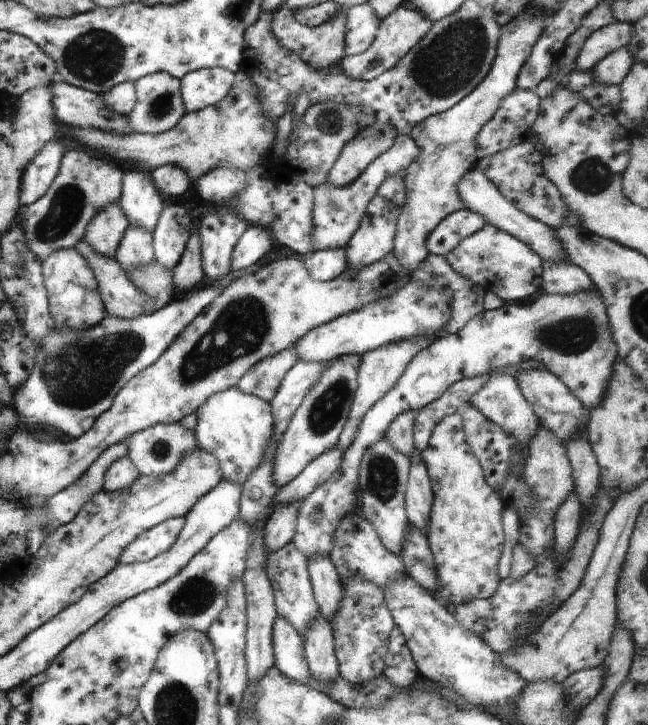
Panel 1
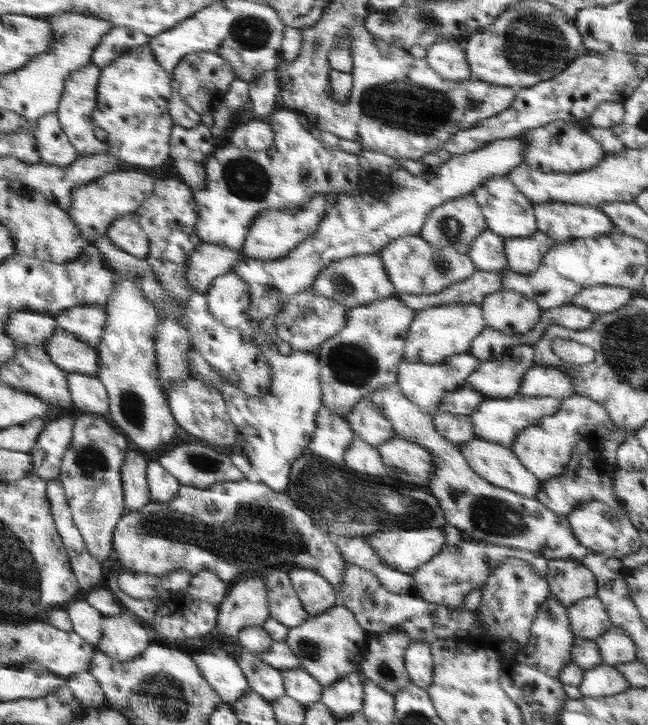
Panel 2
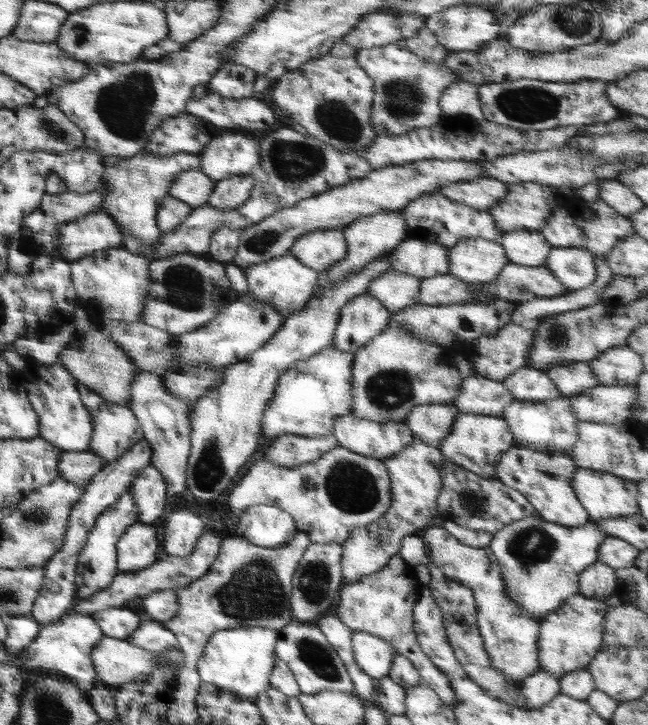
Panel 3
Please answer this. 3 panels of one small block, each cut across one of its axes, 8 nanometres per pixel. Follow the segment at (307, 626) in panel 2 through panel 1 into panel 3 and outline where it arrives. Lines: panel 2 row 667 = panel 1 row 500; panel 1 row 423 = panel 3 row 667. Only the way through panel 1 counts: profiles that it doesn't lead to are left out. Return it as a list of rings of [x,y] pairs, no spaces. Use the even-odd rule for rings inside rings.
[[[353,631],[354,659],[365,674],[376,680],[389,677],[395,655],[399,654],[388,641],[363,631]]]

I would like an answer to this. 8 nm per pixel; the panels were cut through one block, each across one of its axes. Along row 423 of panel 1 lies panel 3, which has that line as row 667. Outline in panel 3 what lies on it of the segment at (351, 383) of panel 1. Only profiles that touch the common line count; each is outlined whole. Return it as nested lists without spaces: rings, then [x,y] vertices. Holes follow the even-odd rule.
[[[293,620],[277,633],[276,657],[288,664],[301,693],[319,694],[321,691],[328,690],[353,695],[355,689],[347,667],[317,624]]]

